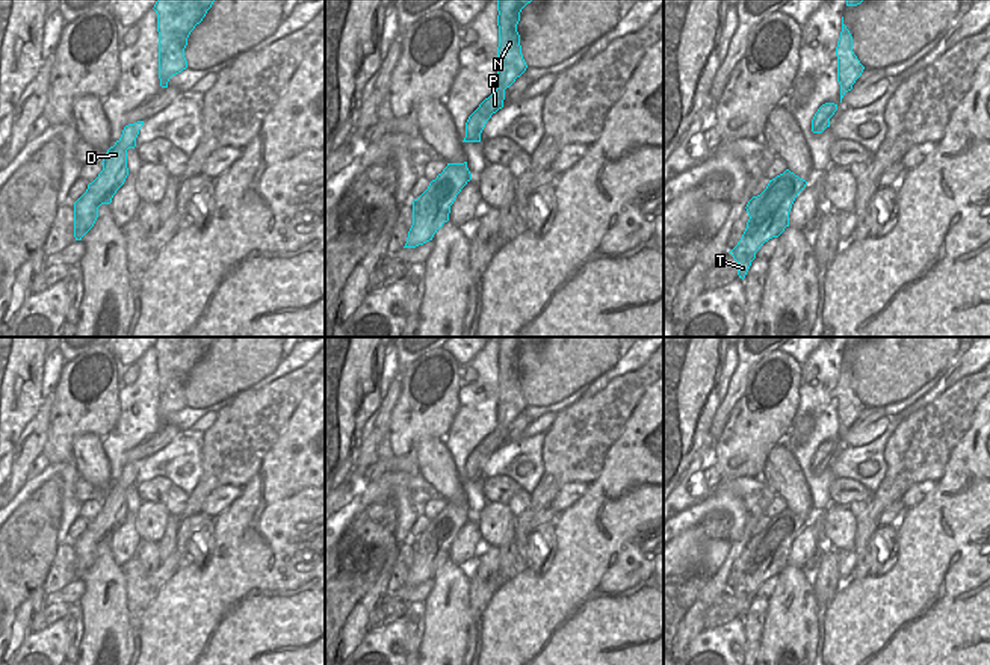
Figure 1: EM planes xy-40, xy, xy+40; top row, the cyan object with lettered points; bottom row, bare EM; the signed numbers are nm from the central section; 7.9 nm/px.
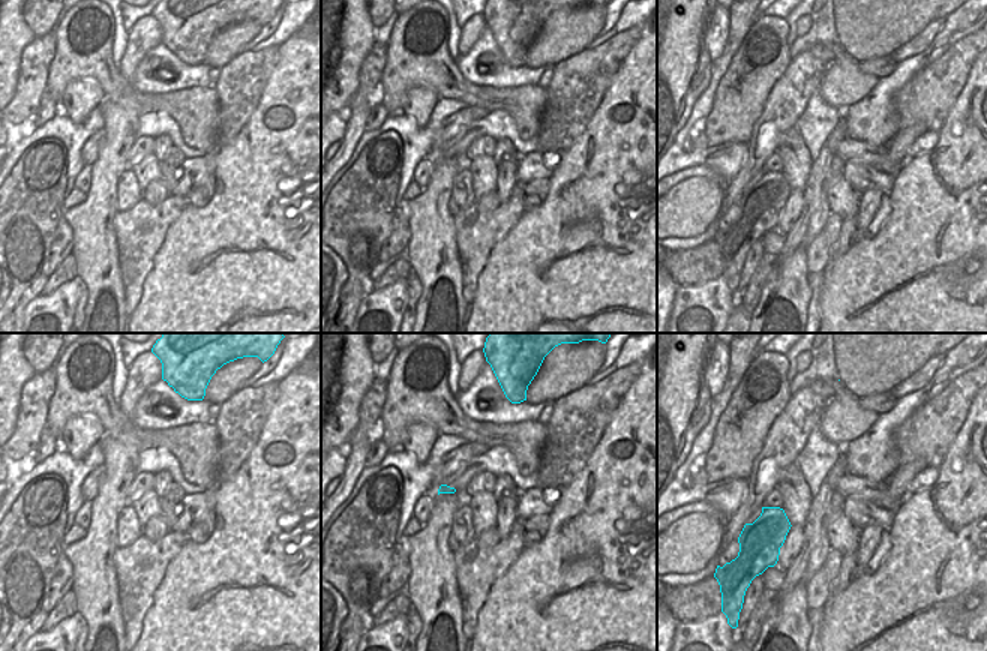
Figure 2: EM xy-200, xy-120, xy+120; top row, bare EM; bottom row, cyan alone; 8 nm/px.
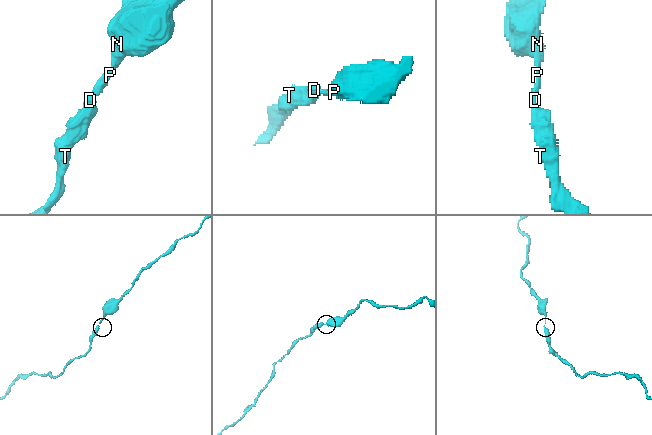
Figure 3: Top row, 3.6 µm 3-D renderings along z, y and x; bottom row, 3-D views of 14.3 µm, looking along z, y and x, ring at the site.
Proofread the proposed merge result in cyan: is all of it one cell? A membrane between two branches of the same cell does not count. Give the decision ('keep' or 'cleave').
keep

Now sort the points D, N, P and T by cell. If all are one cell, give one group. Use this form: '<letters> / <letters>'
D N P T

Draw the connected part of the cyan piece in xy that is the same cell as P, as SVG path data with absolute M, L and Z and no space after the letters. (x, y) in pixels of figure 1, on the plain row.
M497 337L497 428L469 455L463 481L481 481L481 472L487 459L503 446L505 428L527 407L521 393L517 363L521 348L532 339L534 337Z

